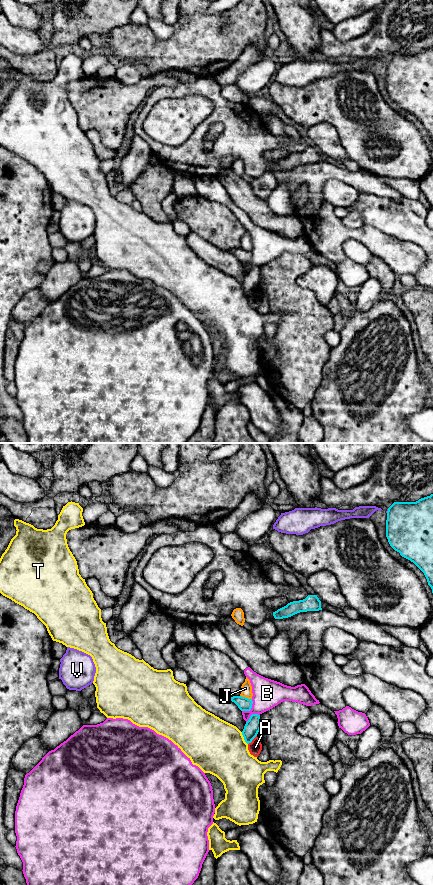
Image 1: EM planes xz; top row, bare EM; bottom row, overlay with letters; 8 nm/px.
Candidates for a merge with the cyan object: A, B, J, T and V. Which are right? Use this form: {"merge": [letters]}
{"merge": []}

